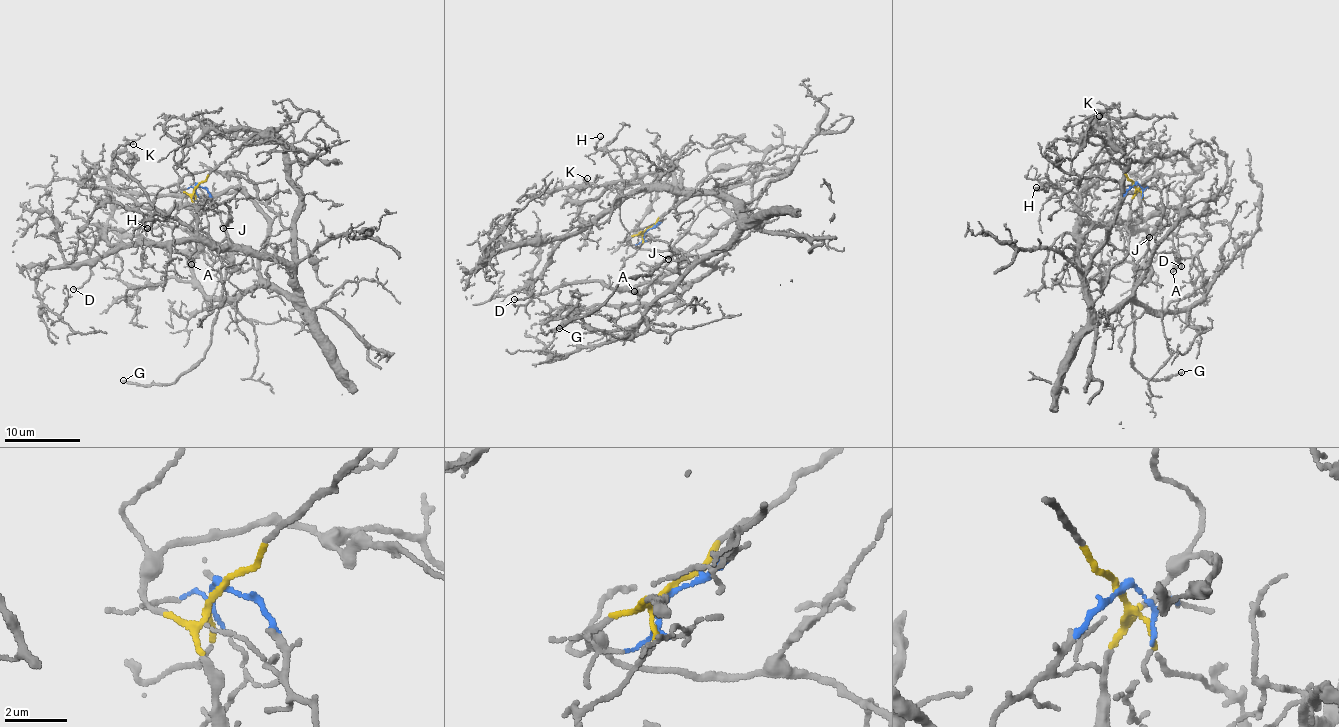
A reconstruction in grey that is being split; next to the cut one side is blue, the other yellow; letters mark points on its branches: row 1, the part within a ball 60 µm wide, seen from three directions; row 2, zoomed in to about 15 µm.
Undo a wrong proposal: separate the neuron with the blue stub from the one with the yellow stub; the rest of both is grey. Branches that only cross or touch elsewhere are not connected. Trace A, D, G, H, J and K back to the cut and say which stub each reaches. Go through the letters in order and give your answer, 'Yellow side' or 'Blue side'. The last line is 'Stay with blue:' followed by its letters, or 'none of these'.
A: Yellow side
D: Blue side
G: Yellow side
H: Blue side
J: Yellow side
K: Blue side
Stay with blue: D, H, K

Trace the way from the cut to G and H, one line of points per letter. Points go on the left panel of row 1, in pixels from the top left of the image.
G: (197, 186), (191, 197), (195, 222), (229, 261), (210, 346), (172, 383), (150, 385), (123, 381)
H: (197, 186), (208, 191), (224, 224), (224, 244), (215, 245), (171, 218), (147, 221), (144, 228), (148, 229)

